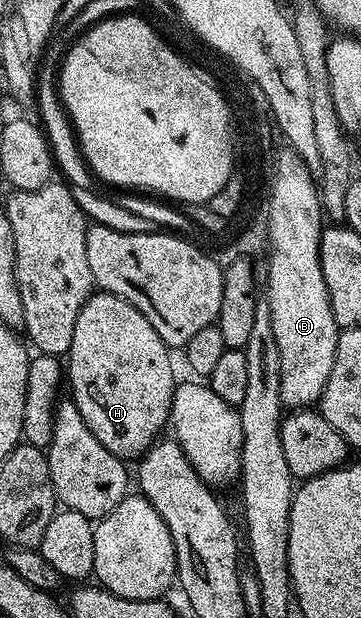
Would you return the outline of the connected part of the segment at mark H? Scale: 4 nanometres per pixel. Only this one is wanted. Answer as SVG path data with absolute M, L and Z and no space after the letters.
M98 290L89 296L83 309L79 309L67 356L67 387L73 390L71 402L79 409L79 417L87 421L87 429L95 433L99 445L123 461L140 460L158 442L160 431L166 430L170 422L175 378L169 355L170 348L165 346L159 333L155 333L155 325L123 297Z

